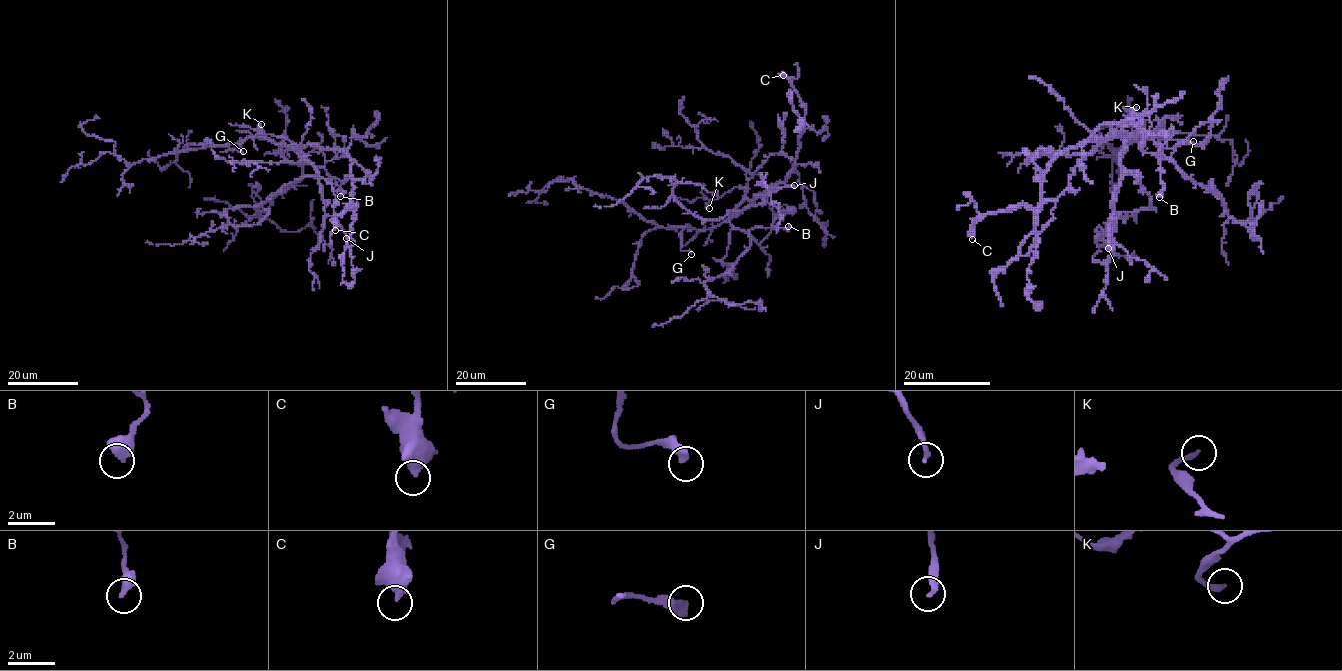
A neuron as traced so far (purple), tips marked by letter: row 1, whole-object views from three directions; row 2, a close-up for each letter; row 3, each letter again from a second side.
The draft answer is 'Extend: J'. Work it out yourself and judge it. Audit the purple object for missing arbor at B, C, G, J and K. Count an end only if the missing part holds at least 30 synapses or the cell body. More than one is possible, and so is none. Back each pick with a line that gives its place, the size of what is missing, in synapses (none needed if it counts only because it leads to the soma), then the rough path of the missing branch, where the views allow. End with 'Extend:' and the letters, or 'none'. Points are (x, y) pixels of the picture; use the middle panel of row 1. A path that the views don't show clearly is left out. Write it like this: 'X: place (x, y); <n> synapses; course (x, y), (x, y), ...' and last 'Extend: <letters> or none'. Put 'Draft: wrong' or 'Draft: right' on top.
Draft: wrong
Extend: none

